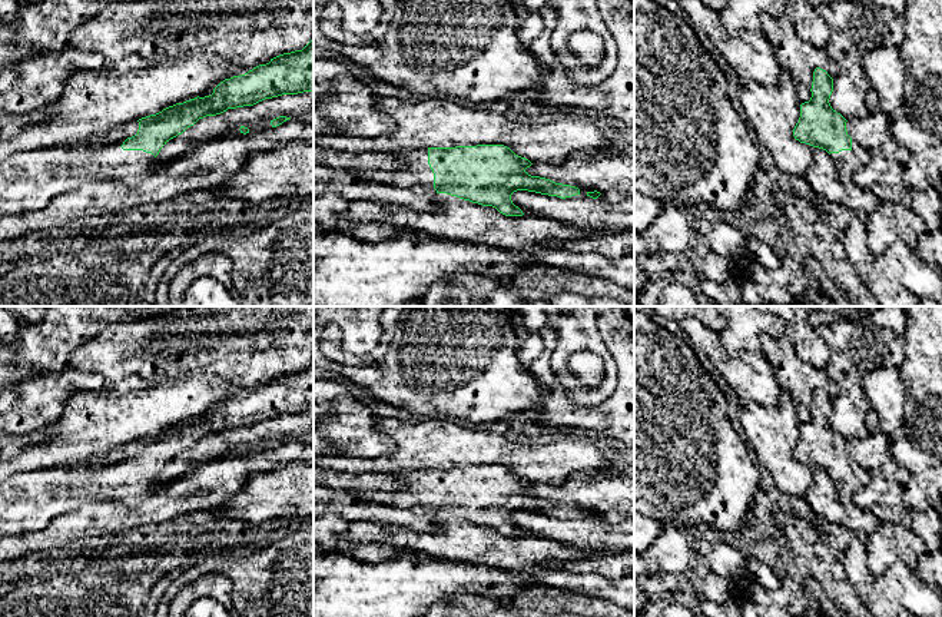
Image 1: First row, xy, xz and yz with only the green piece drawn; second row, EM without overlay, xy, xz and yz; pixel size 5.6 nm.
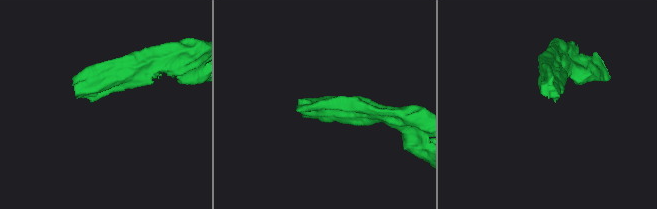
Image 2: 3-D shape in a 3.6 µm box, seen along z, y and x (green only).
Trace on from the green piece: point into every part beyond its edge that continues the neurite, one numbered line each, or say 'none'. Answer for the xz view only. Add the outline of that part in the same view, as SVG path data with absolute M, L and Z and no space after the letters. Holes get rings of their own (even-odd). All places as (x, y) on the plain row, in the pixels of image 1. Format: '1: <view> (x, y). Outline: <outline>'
1: xz (414, 493). Outline: M428 468L401 474L398 480L401 481L401 487L397 490L352 494L365 501L397 508L418 508L437 514L434 510L434 494L428 485Z

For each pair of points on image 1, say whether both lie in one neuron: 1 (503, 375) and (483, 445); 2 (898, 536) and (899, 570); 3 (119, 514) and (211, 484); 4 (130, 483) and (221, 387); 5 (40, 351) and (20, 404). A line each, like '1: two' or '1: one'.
1: two
2: two
3: one
4: two
5: two

